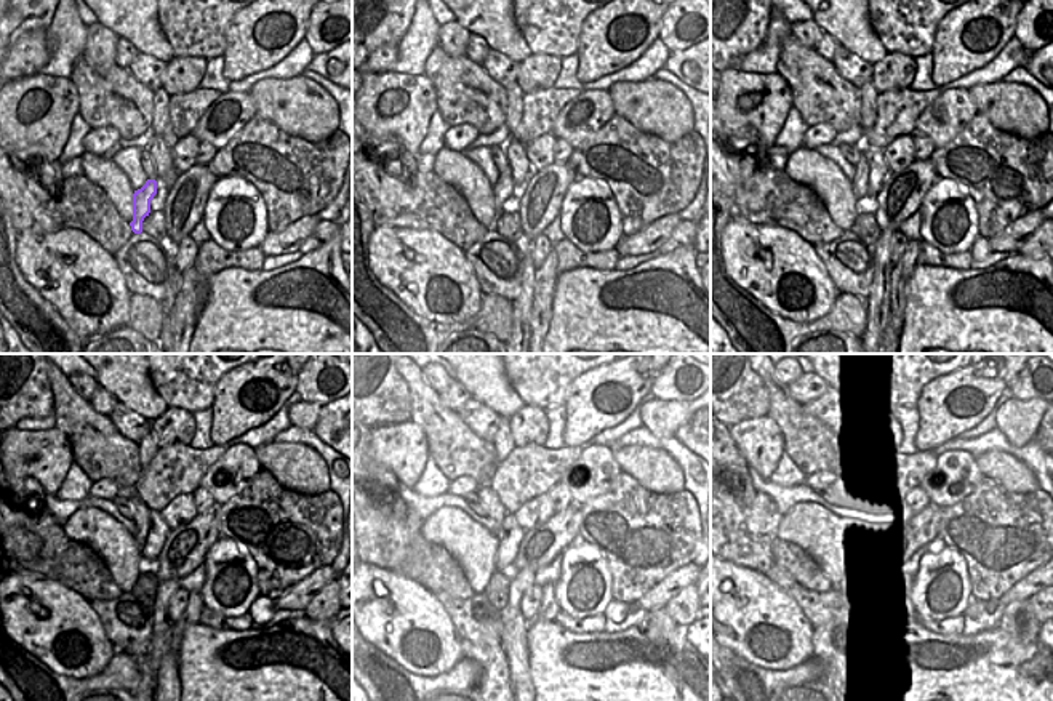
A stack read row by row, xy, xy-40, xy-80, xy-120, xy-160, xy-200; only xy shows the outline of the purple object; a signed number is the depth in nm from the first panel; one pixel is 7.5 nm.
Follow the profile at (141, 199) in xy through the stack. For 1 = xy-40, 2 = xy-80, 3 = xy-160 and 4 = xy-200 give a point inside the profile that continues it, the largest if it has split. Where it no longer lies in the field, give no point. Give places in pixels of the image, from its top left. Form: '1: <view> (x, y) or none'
1: xy-40 (503, 189)
2: xy-80 (861, 170)
3: xy-160 (495, 509)
4: xy-200 (847, 501)

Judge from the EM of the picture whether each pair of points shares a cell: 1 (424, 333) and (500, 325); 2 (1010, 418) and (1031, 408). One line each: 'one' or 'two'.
1: one
2: one

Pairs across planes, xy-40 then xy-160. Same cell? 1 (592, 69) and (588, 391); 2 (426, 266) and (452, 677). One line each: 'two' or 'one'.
1: one
2: two

